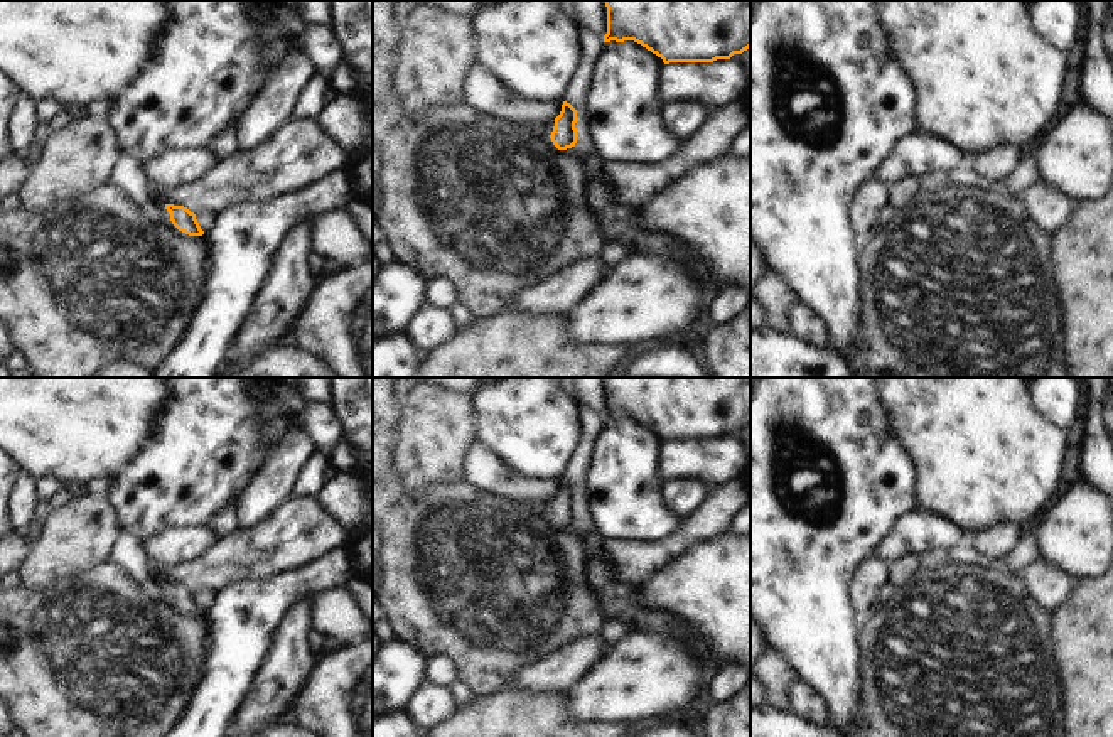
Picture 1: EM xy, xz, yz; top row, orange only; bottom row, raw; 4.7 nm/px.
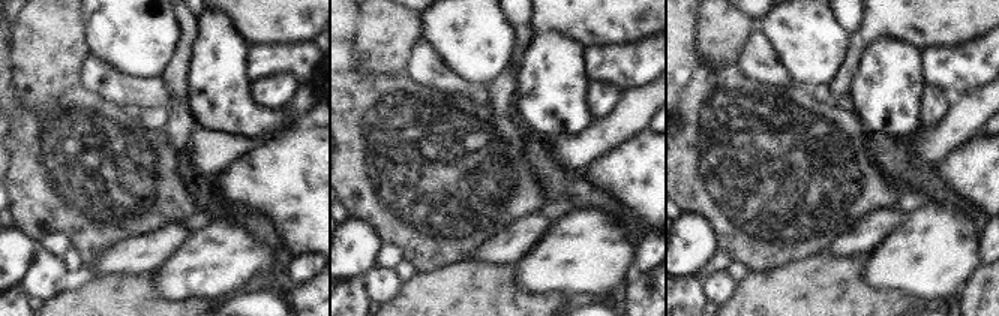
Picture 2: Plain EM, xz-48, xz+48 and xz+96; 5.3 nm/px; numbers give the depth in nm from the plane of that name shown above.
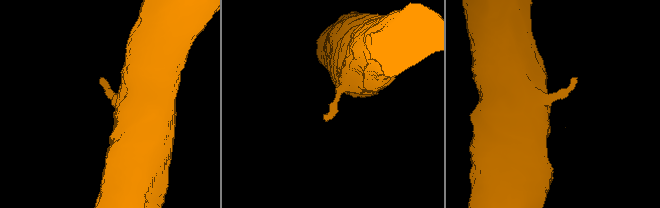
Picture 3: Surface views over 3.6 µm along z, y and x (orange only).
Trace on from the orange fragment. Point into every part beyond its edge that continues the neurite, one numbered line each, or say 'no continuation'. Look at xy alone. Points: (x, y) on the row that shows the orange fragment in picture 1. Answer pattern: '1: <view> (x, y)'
1: xy (152, 194).

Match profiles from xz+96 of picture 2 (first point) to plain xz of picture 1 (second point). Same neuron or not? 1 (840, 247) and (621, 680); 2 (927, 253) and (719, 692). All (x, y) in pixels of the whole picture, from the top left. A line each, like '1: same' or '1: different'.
1: different
2: different

